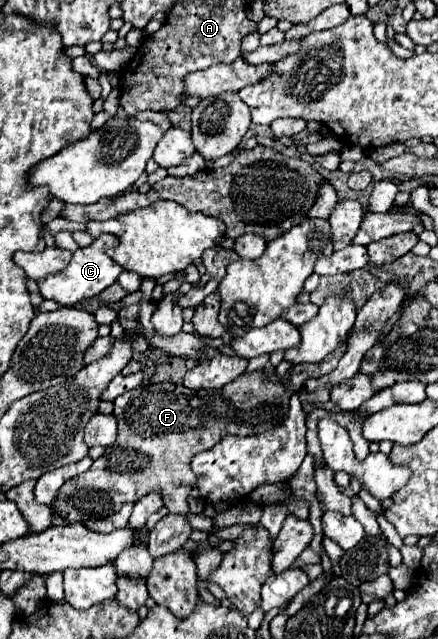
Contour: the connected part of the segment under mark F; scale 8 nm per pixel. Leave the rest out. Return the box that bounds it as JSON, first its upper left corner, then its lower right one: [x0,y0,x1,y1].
[54,346,346,540]

